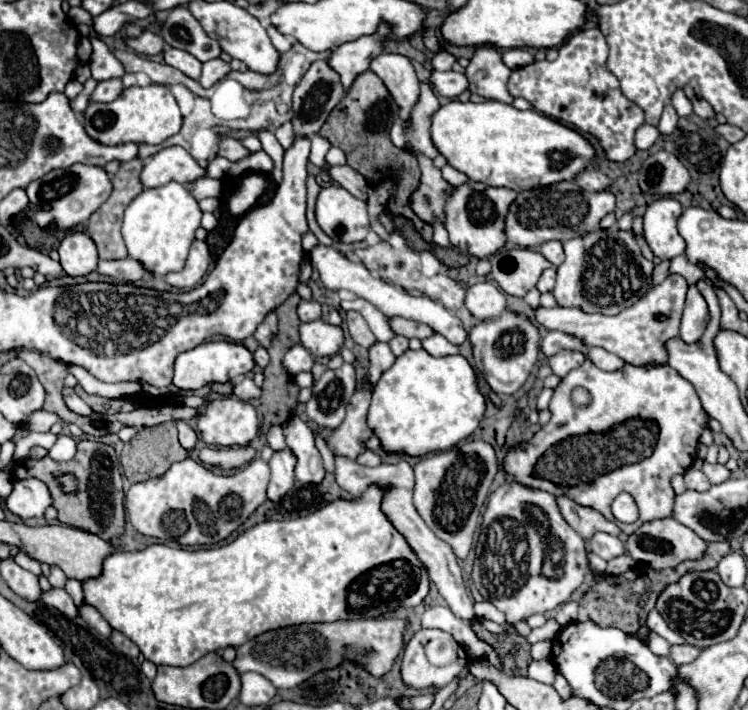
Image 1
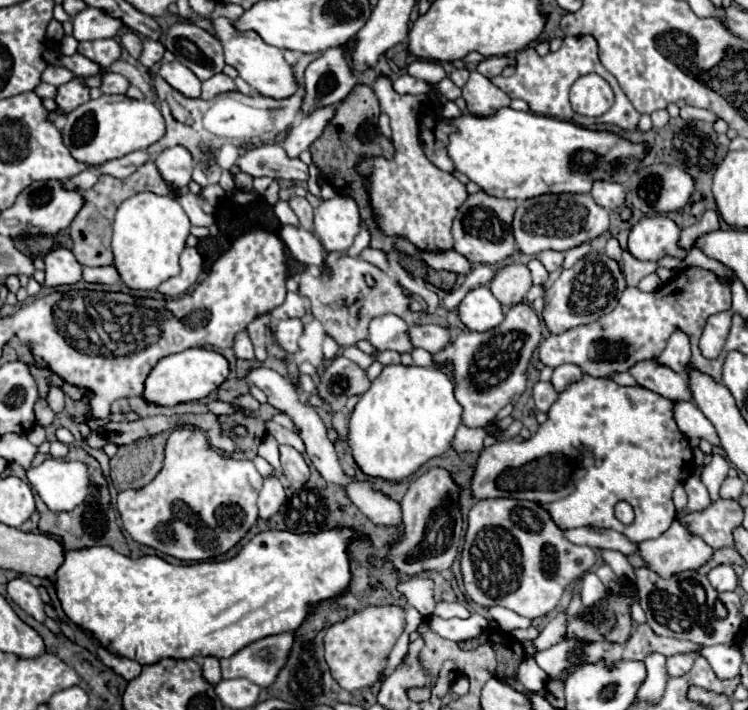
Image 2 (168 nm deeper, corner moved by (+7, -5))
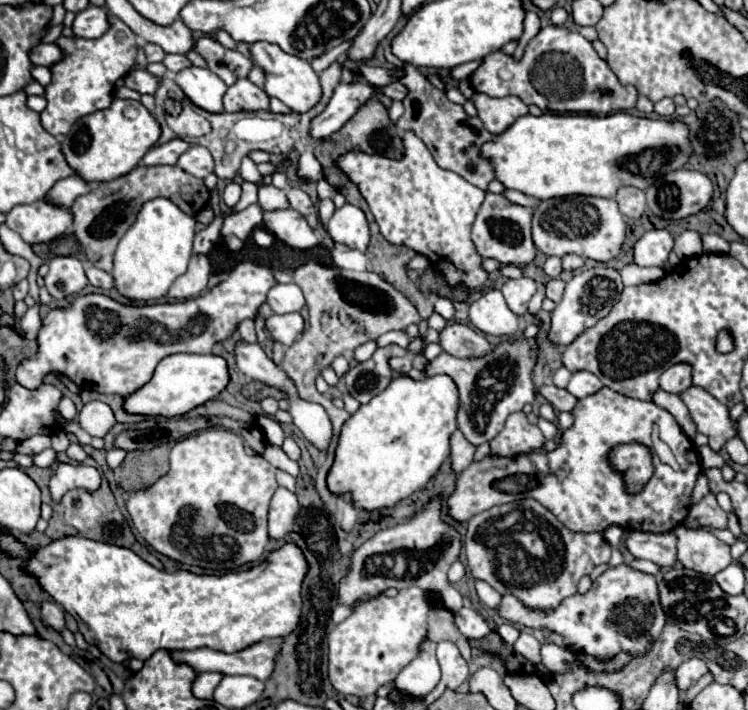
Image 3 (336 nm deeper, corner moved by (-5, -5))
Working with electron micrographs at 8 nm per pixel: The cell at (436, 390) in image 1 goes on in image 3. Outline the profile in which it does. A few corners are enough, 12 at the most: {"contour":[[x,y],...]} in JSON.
{"contour":[[448,375],[396,377],[342,425],[326,475],[394,507],[450,455]]}

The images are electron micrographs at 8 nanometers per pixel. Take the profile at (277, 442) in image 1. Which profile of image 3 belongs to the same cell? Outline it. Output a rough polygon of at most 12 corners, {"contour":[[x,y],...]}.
{"contour":[[268,445],[264,457],[278,469],[298,477],[298,463],[278,445]]}

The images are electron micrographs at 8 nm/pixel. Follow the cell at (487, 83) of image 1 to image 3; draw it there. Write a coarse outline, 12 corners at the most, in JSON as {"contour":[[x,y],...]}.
{"contour":[[474,93],[480,121],[492,135],[504,133],[528,107],[518,97]]}

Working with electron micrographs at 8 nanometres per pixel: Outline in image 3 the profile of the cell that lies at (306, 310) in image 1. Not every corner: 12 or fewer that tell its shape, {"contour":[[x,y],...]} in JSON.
{"contour":[[278,283],[266,303],[274,313],[294,313],[304,307],[296,283]]}

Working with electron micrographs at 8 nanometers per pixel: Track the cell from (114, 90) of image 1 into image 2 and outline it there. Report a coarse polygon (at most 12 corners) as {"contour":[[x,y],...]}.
{"contour":[[106,73],[100,91],[126,93],[128,79],[116,73]]}

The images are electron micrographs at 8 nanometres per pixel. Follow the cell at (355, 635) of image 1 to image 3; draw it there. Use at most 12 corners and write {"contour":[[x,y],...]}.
{"contour":[[280,641],[236,653],[202,647],[170,651],[198,673],[250,675],[266,681]]}

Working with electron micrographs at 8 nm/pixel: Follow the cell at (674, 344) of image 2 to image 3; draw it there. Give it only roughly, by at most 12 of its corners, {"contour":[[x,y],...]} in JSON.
{"contour":[[686,363],[670,367],[660,377],[660,389],[682,395],[692,385]]}

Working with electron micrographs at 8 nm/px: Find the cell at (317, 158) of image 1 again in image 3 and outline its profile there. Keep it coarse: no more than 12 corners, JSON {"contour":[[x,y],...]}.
{"contour":[[304,151],[296,163],[300,181],[322,179],[320,163],[312,151]]}

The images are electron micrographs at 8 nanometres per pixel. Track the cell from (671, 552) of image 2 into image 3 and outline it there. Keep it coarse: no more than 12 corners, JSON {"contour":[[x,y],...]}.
{"contour":[[684,525],[678,561],[716,575],[732,563],[730,545]]}

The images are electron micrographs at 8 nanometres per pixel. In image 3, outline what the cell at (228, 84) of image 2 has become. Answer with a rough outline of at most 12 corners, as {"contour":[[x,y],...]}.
{"contour":[[238,79],[224,95],[224,109],[268,111],[270,97],[248,79]]}

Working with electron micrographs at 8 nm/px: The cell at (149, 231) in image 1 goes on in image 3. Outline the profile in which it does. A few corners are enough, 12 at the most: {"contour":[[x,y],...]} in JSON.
{"contour":[[142,207],[112,277],[134,301],[164,297],[192,255],[194,217]]}

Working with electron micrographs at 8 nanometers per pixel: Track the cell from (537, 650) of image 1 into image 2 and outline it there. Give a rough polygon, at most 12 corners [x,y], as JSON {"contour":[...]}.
{"contour":[[560,613],[532,643],[536,651],[556,645],[566,635],[566,617]]}

